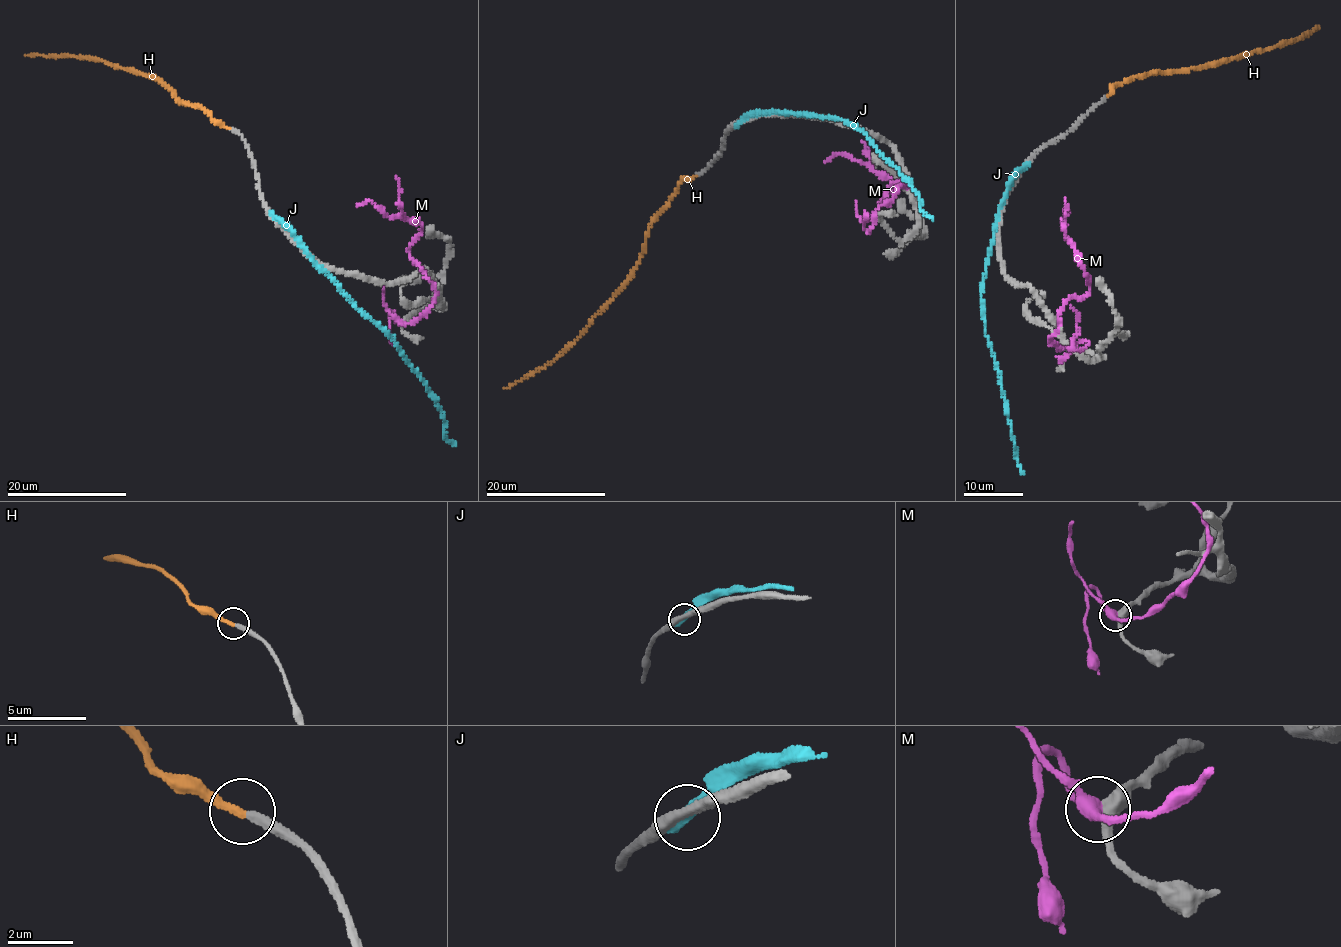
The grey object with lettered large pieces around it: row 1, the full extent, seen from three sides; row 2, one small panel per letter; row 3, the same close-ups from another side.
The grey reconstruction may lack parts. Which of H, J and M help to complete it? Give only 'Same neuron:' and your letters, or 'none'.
Same neuron: H

